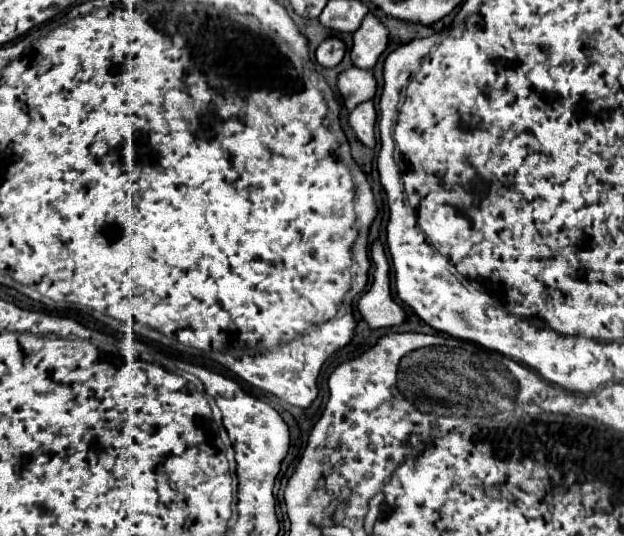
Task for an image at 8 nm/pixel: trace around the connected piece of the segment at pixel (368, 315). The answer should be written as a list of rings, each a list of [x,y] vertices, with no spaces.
[[[375,240],[371,244],[371,258],[373,258],[373,282],[369,290],[365,290],[359,298],[357,310],[361,312],[363,320],[371,328],[391,328],[405,320],[405,312],[401,306],[391,298],[391,284],[389,284],[389,262],[385,258],[383,244]]]

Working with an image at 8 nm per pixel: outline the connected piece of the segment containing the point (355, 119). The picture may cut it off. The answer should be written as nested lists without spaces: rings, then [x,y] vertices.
[[[371,100],[359,104],[349,116],[349,124],[353,132],[367,148],[375,148],[375,120],[377,120],[377,112]]]

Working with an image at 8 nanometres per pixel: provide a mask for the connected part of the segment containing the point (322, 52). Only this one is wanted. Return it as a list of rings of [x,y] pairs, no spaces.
[[[327,38],[317,48],[317,62],[323,68],[333,68],[343,60],[343,54],[345,54],[345,44],[339,38]]]

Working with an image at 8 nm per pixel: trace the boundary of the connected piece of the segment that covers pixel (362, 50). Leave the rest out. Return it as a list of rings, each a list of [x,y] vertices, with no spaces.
[[[369,12],[359,28],[353,34],[353,48],[351,48],[351,62],[357,68],[371,70],[381,52],[387,48],[387,28]]]

